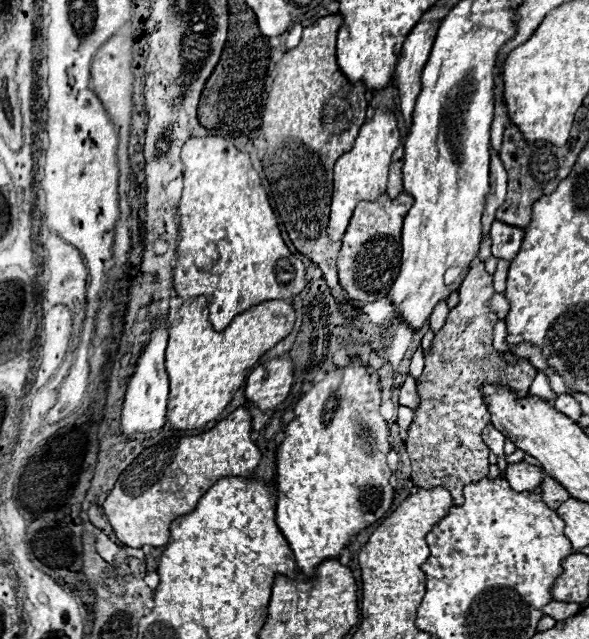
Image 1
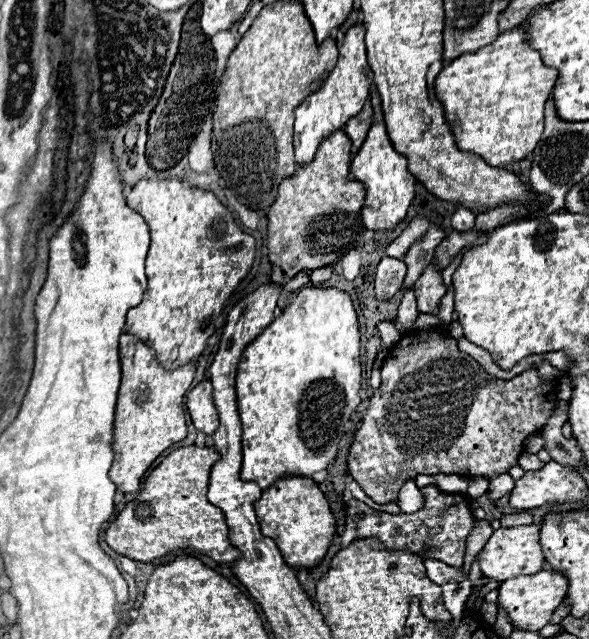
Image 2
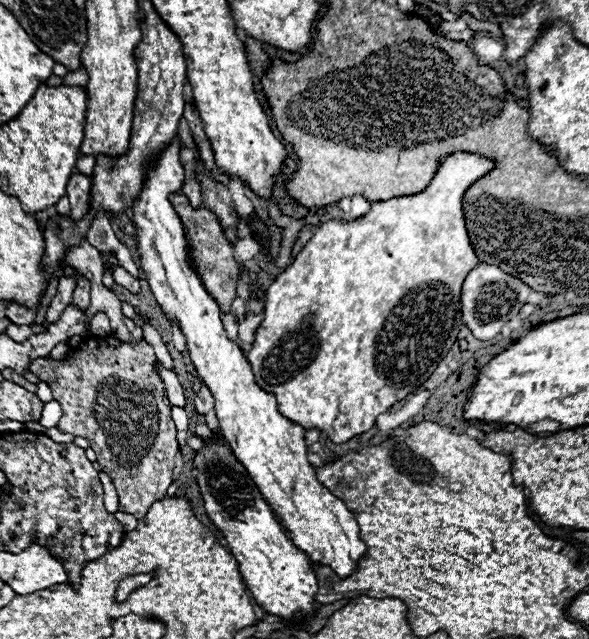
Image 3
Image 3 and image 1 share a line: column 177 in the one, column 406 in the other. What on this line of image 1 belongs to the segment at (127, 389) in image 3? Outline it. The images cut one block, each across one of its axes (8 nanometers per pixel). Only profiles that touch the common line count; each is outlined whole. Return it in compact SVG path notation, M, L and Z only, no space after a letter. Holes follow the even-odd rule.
M484 264L472 266L458 288L458 304L454 308L450 308L446 324L434 334L430 352L424 352L424 370L422 370L420 378L416 378L420 402L418 402L418 408L414 410L414 420L408 428L408 438L402 444L404 454L410 460L412 484L416 488L424 488L424 490L432 490L436 486L446 488L452 496L454 506L462 504L462 488L466 484L486 478L488 468L490 468L488 466L490 450L484 444L481 436L482 430L488 424L488 410L486 410L480 388L484 384L508 386L518 398L524 398L524 394L528 392L528 388L538 372L528 360L518 360L514 364L506 364L500 358L500 352L496 352L492 348L492 326L498 320L498 316L492 310L488 310L488 300L492 294L494 294L492 276L486 274Z

